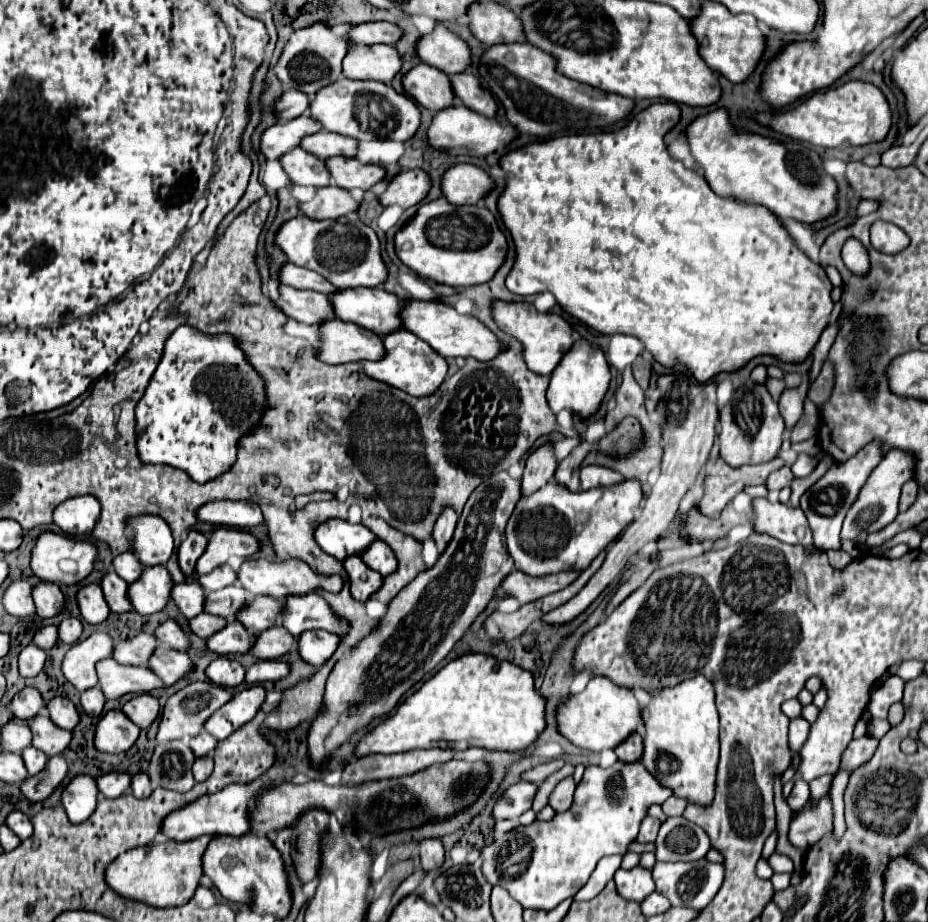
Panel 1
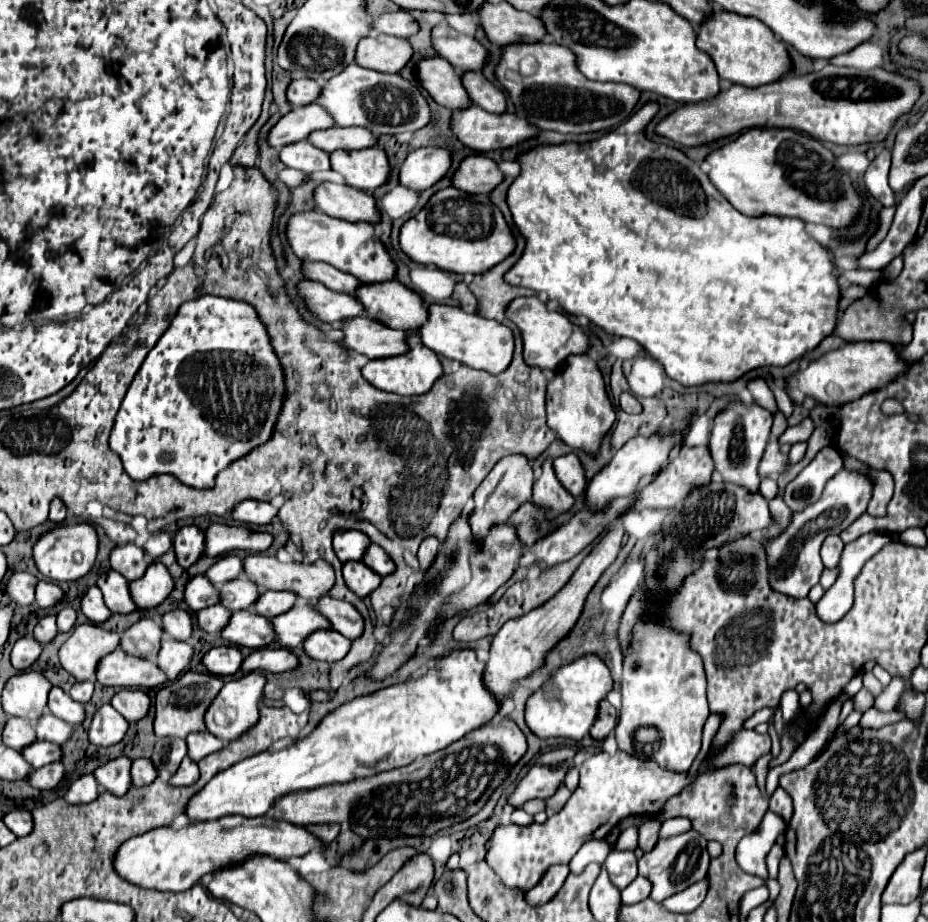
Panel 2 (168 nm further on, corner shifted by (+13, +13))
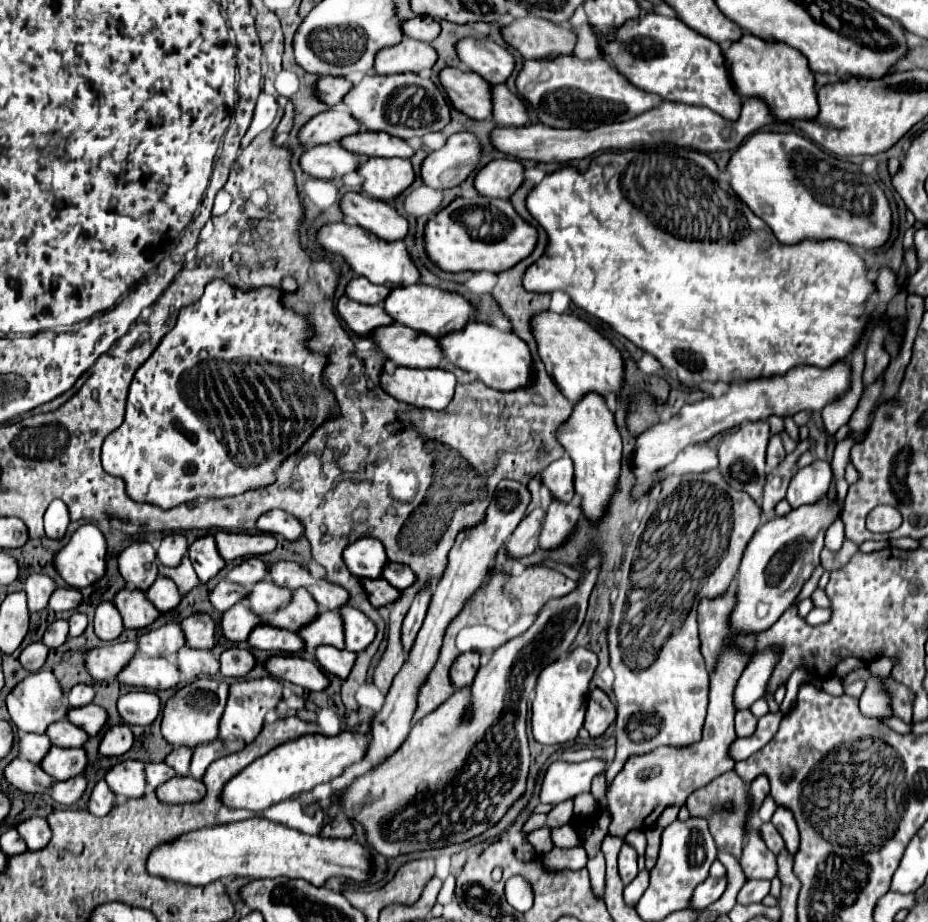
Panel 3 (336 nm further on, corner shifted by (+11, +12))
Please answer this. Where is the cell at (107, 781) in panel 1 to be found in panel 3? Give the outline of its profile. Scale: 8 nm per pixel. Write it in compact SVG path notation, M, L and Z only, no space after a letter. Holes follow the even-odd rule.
M123 761L105 775L105 781L117 795L125 795L129 799L141 797L145 793L145 785L147 785L145 765L139 761Z

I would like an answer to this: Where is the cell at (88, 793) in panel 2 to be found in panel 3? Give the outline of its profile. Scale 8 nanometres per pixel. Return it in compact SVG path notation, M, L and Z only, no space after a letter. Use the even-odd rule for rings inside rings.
M99 781L89 799L89 813L105 817L115 807L115 793L107 787L105 781Z

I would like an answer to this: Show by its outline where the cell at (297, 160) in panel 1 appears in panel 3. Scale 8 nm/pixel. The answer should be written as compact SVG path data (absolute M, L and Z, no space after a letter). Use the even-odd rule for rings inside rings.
M339 143L309 147L301 157L303 171L315 179L341 179L345 173L357 171L359 165L359 157Z

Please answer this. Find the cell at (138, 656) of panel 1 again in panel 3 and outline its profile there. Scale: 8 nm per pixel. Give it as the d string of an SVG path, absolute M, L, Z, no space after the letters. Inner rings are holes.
M167 623L155 631L149 631L137 639L139 653L147 657L175 659L177 651L185 645L185 635L179 623Z

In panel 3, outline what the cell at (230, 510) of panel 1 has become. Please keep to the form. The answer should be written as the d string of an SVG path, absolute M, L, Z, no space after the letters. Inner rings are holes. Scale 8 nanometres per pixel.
M267 511L259 517L257 529L271 533L271 535L281 535L287 541L297 541L303 535L303 525L297 517L285 513L285 511Z

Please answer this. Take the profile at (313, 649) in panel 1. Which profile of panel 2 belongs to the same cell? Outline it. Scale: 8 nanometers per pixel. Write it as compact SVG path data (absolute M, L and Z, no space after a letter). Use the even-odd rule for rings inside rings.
M333 628L315 630L303 642L303 650L307 652L307 656L329 664L343 658L347 654L347 648L349 648L349 640L339 632L335 632Z

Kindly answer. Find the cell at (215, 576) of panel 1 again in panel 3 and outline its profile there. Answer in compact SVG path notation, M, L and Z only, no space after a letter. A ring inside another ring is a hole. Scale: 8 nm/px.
M249 557L247 561L243 561L241 565L233 567L227 573L229 581L245 585L245 587L251 587L251 585L259 583L265 577L267 577L267 563L263 559L259 559L259 557Z

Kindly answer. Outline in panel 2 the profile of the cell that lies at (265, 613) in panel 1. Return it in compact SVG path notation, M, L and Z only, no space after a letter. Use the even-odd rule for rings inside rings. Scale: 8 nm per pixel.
M265 590L259 594L259 598L253 602L253 610L265 618L271 616L279 616L283 612L287 612L293 604L295 604L297 596L293 592L271 592Z

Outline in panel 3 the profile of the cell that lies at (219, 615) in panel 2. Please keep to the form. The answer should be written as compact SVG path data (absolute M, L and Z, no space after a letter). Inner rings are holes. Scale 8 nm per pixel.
M241 603L241 605L235 605L233 609L229 609L229 613L223 613L223 619L221 619L221 629L225 633L225 637L229 641L247 641L249 639L249 633L257 627L257 625L263 625L265 619L261 619L259 615L255 615L247 603Z

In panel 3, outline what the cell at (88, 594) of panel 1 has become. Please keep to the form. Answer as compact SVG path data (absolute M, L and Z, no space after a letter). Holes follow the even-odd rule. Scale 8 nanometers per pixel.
M105 601L95 611L95 635L101 641L113 641L123 633L123 621L113 603Z

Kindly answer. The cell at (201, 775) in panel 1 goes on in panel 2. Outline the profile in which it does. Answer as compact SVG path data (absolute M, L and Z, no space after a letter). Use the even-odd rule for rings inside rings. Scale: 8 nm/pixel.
M185 756L179 770L175 772L175 776L169 778L169 784L173 784L173 786L189 786L189 784L195 784L195 780L199 780L199 766L189 756Z

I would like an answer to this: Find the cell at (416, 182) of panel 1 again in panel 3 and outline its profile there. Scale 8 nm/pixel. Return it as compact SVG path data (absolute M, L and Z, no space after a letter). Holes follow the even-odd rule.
M471 131L455 133L447 139L445 147L427 155L421 167L425 185L447 189L461 185L479 165L481 143Z

